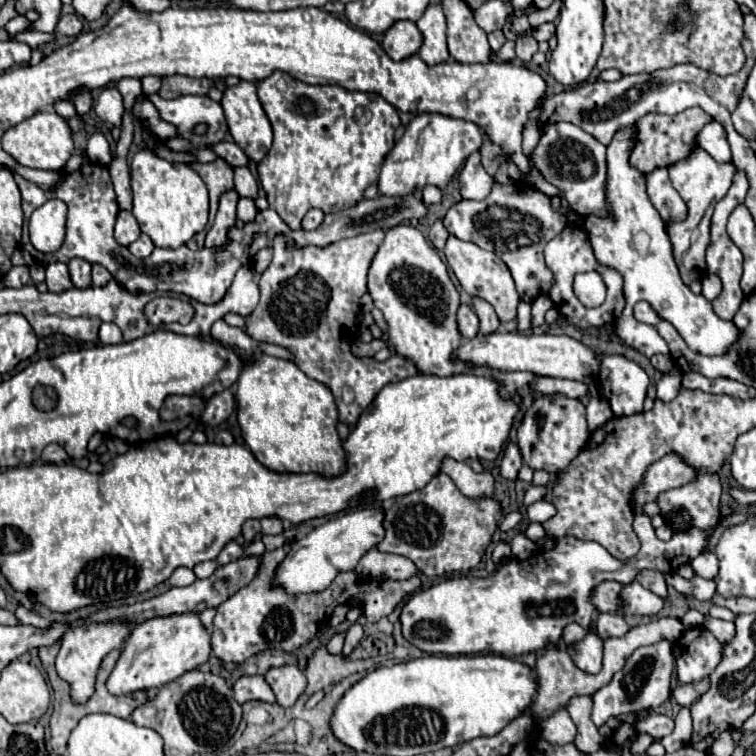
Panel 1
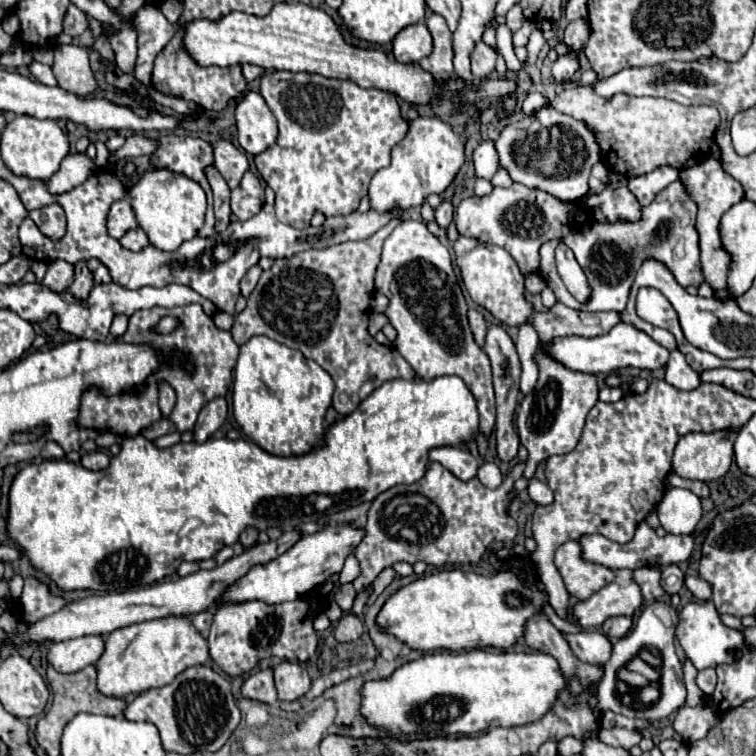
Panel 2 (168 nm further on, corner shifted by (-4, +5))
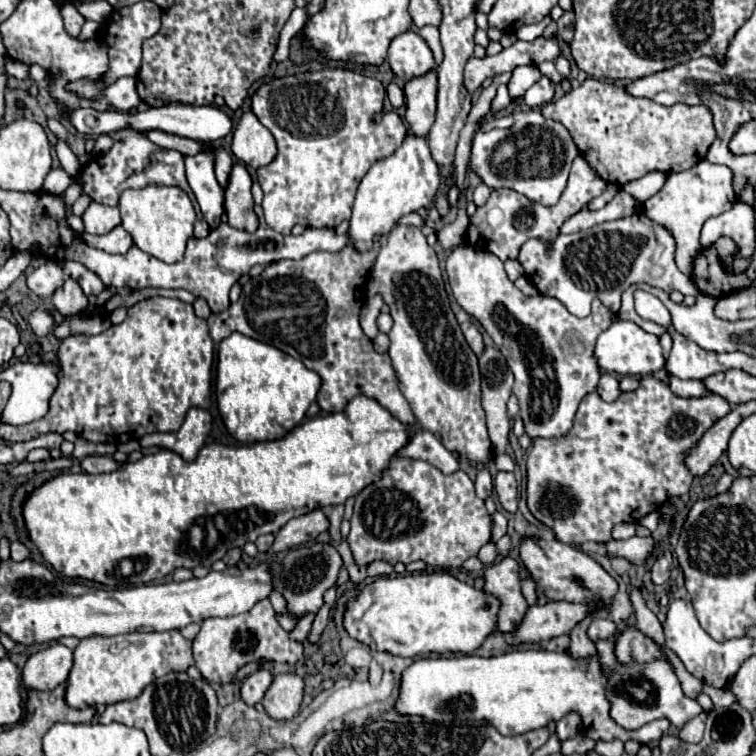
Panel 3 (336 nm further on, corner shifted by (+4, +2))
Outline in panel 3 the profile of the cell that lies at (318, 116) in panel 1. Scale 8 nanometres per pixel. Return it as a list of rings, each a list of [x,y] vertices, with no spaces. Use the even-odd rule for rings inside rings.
[[[345,69],[309,71],[303,75],[289,75],[259,85],[251,97],[251,111],[273,133],[277,141],[275,159],[257,169],[259,185],[263,189],[265,221],[277,233],[289,235],[293,225],[303,223],[307,227],[337,227],[351,217],[355,191],[371,169],[371,165],[391,155],[405,139],[407,129],[397,113],[383,113],[385,87],[371,77]]]

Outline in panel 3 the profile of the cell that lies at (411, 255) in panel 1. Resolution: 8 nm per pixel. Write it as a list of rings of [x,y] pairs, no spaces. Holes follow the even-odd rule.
[[[395,225],[379,251],[375,261],[371,279],[367,283],[367,295],[381,295],[383,301],[391,309],[393,329],[389,333],[389,357],[393,361],[399,389],[411,405],[411,411],[417,419],[417,425],[431,431],[449,451],[457,451],[459,455],[467,455],[471,461],[489,461],[491,441],[485,427],[485,413],[481,409],[481,375],[477,365],[477,355],[467,345],[459,323],[449,307],[449,299],[445,293],[443,275],[439,269],[439,259],[433,247],[429,247],[425,235],[419,227],[413,225]]]

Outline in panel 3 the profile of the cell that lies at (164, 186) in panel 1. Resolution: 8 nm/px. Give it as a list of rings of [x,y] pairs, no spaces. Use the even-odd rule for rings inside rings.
[[[147,185],[143,189],[127,189],[121,193],[119,199],[119,211],[123,219],[123,227],[133,237],[135,245],[165,261],[165,263],[177,263],[183,259],[185,243],[189,237],[193,237],[193,223],[195,223],[195,209],[185,191],[179,187],[165,187],[165,185]]]

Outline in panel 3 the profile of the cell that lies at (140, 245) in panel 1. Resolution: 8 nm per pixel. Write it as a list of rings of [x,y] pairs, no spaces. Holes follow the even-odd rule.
[[[121,225],[115,227],[115,229],[113,229],[111,233],[107,233],[107,235],[95,237],[95,235],[83,233],[81,237],[83,237],[83,241],[87,241],[89,245],[93,245],[93,247],[97,247],[97,249],[103,249],[103,251],[107,251],[107,253],[127,253],[127,251],[133,247],[131,235],[129,235]]]

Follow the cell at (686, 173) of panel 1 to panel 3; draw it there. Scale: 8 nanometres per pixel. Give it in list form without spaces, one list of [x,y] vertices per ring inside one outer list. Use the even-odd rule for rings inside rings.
[[[633,213],[625,219],[599,223],[587,231],[573,235],[559,235],[553,251],[545,249],[539,239],[529,239],[519,253],[519,263],[523,265],[527,279],[533,281],[541,295],[551,295],[559,299],[569,313],[575,317],[587,317],[591,313],[593,299],[599,299],[609,311],[617,313],[621,307],[623,291],[633,285],[647,281],[663,291],[681,291],[683,295],[697,295],[697,285],[685,277],[675,265],[675,239],[669,231],[653,223],[645,213]]]

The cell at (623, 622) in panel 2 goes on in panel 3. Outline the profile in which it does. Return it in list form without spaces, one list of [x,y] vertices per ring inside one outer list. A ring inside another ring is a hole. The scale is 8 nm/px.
[[[595,617],[587,629],[587,635],[593,639],[593,641],[599,641],[599,639],[609,639],[613,637],[617,631],[617,625],[607,619],[607,617]]]

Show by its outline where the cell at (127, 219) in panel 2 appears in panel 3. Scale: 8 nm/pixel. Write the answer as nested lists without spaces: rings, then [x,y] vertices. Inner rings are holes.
[[[91,203],[91,205],[87,207],[87,211],[83,213],[83,225],[85,225],[85,233],[105,235],[105,233],[113,231],[113,227],[121,225],[119,207],[109,207],[109,205],[101,205],[101,203]]]

